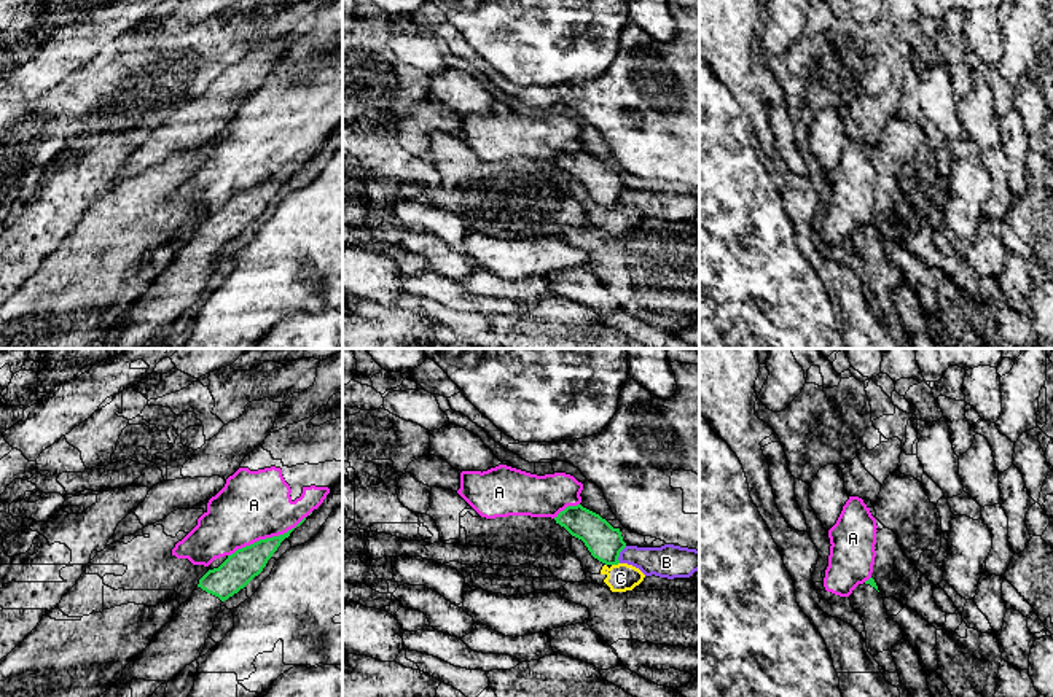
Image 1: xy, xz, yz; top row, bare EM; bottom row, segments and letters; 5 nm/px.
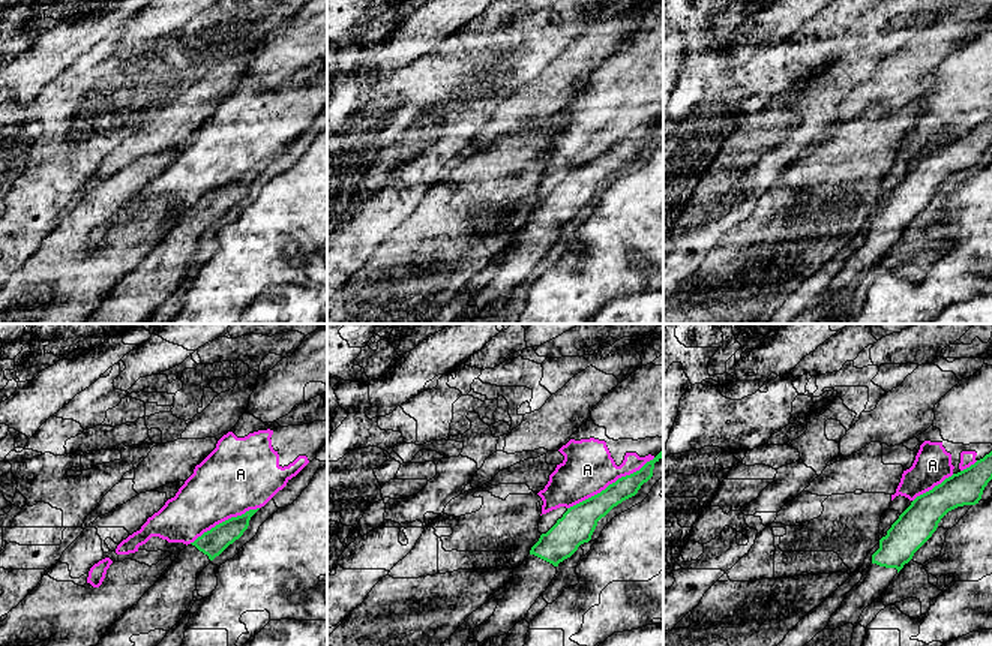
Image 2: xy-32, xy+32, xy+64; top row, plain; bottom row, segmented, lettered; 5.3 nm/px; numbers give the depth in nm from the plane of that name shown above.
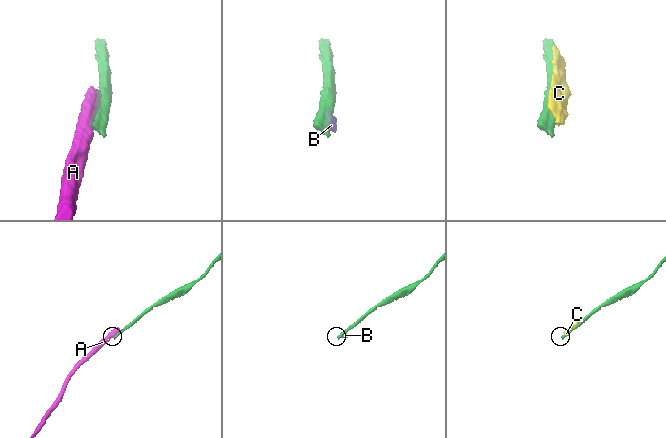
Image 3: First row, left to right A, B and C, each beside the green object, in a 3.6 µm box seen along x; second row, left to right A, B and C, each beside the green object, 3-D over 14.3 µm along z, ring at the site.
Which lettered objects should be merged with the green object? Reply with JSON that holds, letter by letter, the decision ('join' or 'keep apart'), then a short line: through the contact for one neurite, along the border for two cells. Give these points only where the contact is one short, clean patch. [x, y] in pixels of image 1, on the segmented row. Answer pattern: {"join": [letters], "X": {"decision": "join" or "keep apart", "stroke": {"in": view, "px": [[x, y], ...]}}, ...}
{"join": [], "A": {"decision": "keep apart"}, "B": {"decision": "keep apart", "stroke": {"in": "xz", "px": [[626, 546], [620, 552], [618, 562]]}}, "C": {"decision": "keep apart"}}

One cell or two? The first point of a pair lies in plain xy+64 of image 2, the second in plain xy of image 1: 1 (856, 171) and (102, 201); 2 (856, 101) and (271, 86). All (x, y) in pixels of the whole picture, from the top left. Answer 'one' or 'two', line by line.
1: one
2: two

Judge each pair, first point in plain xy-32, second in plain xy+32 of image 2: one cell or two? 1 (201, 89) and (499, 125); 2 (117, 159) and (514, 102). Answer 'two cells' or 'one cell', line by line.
1: one cell
2: one cell

